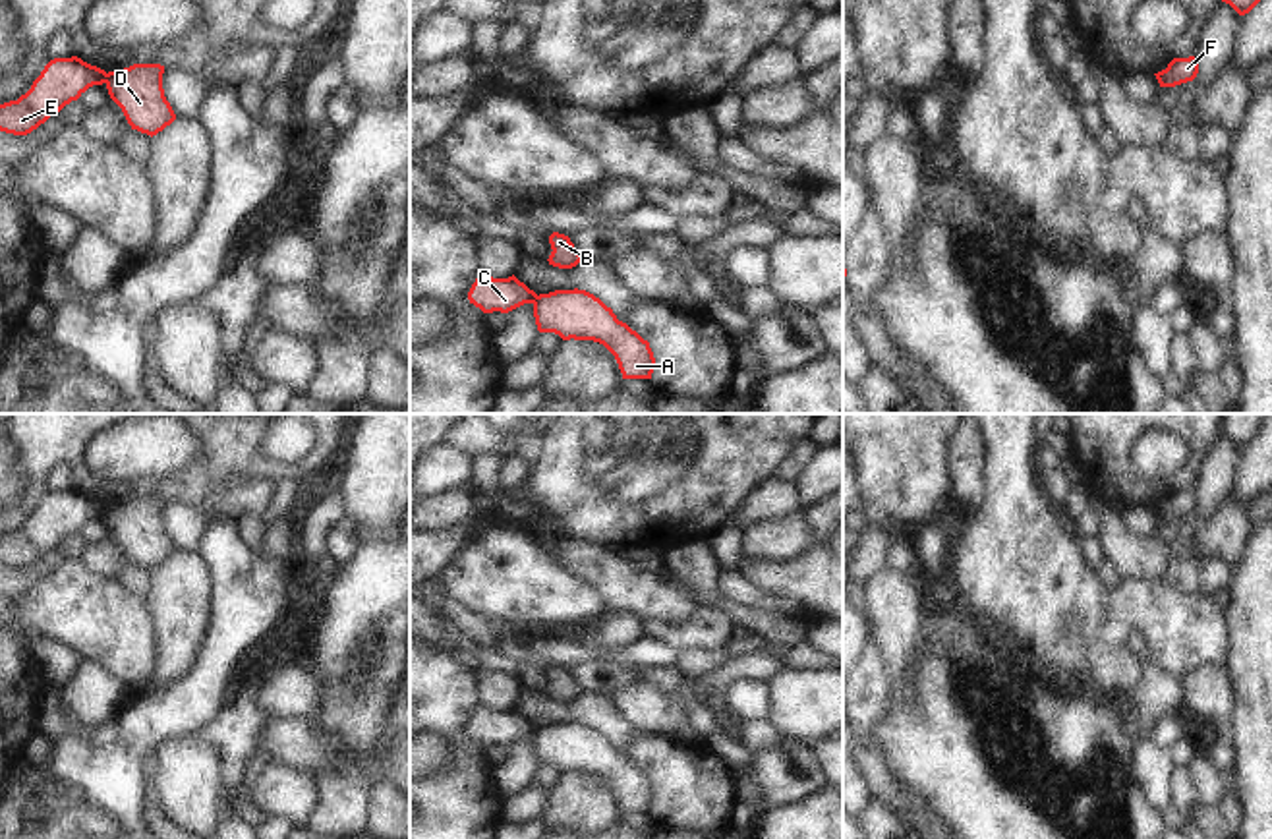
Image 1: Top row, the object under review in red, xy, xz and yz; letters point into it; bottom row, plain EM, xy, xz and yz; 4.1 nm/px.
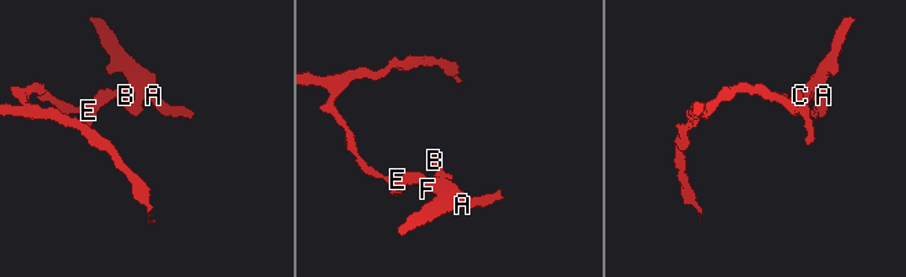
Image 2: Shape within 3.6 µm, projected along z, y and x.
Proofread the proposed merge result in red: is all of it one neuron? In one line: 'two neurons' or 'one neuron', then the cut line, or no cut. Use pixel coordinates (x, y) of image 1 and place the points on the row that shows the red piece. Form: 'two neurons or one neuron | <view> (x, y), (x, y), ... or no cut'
two neurons | xy (107, 74), (103, 82)

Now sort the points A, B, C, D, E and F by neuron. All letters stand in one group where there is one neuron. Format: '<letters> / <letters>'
A B D F / C E

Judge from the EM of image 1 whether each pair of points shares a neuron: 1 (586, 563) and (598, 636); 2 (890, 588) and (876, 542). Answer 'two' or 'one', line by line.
1: two
2: two

